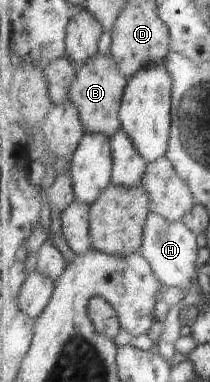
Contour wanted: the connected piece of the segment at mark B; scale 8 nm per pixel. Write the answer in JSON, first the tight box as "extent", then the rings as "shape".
{"extent":[71,53,128,140],"shape":[[[99,53],[97,58],[79,70],[78,79],[72,86],[71,101],[79,109],[86,134],[102,134],[113,140],[124,129],[120,114],[128,83],[111,53]]]}

